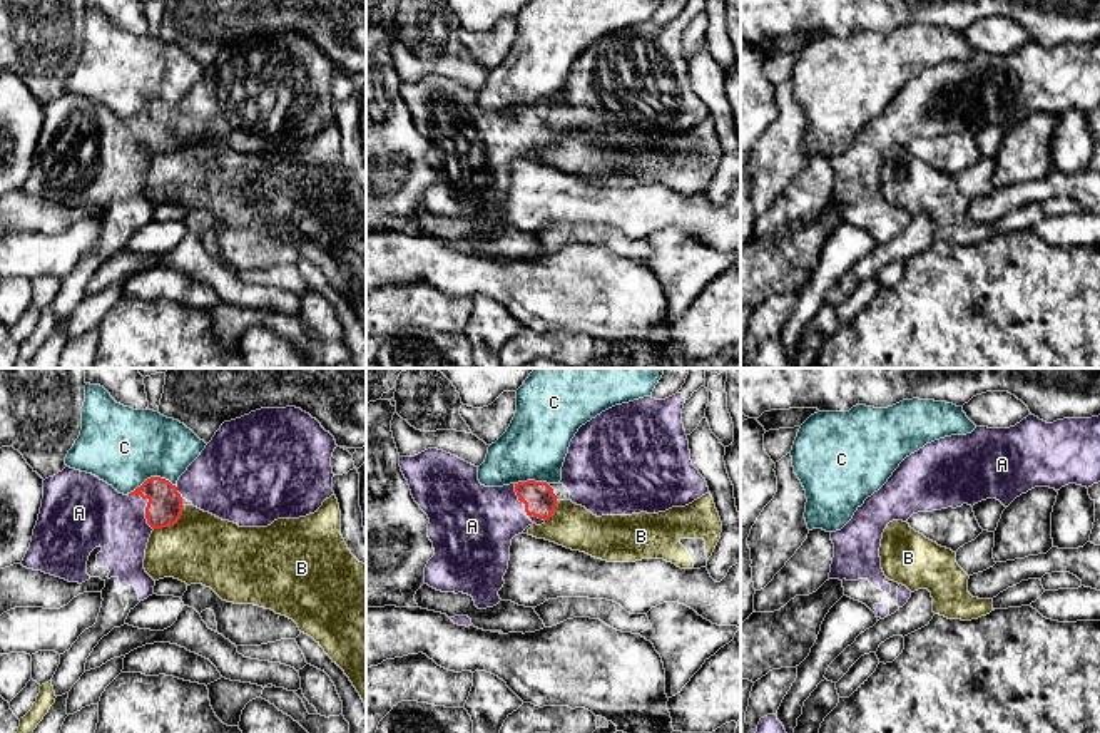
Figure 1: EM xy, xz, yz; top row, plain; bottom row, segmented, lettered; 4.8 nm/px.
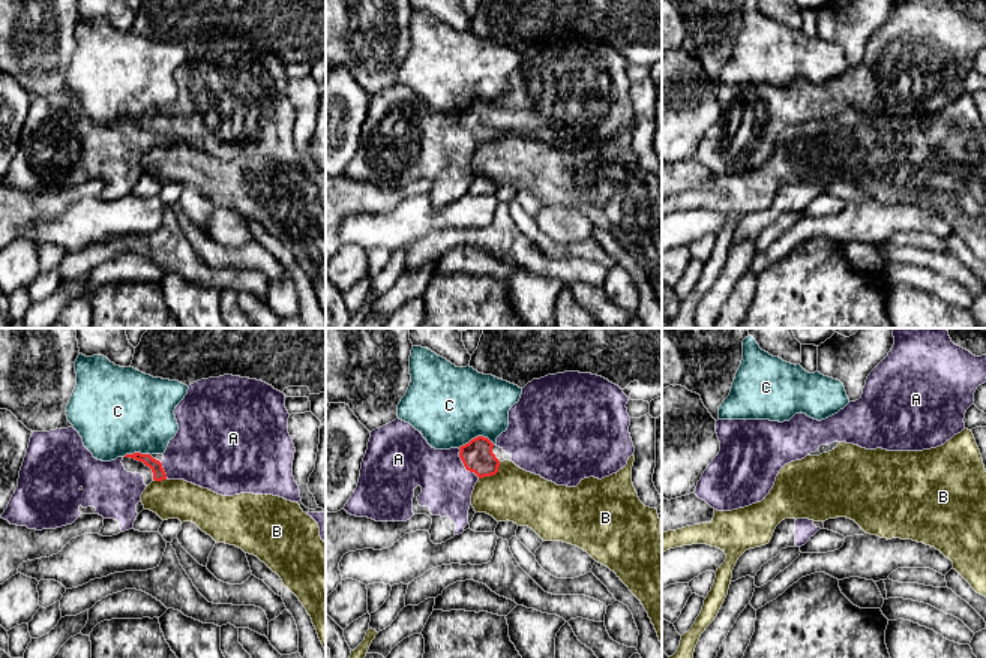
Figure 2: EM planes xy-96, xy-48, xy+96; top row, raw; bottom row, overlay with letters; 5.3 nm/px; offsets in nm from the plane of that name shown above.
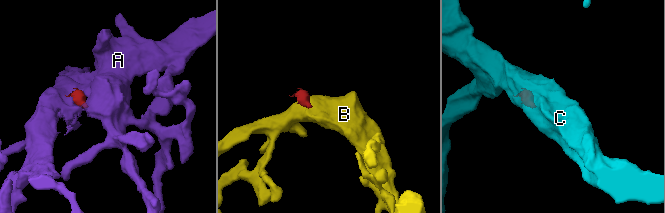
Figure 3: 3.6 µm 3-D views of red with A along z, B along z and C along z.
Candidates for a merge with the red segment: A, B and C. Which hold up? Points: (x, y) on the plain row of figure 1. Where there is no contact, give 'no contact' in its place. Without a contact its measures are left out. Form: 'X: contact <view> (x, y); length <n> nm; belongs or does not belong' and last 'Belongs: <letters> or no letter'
A: contact xy (147, 131); length 220 nm; belongs
B: contact xy (173, 149); length 190 nm; does not belong
C: contact xy (151, 102); length 220 nm; does not belong
Belongs: A

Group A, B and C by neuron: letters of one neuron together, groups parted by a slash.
A / B / C

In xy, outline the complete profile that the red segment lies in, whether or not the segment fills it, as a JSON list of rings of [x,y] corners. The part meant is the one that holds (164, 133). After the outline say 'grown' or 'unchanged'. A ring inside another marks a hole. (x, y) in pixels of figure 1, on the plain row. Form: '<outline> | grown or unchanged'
[[[261,33],[224,47],[176,110],[150,102],[124,120],[99,102],[70,92],[45,104],[38,146],[20,189],[69,208],[82,209],[90,202],[105,208],[97,248],[60,279],[52,303],[55,321],[72,315],[99,266],[124,251],[129,238],[154,219],[155,206],[144,194],[147,167],[154,154],[177,149],[184,124],[239,152],[267,152],[278,144],[306,142],[334,120],[331,82],[336,72],[334,62],[301,33]]] | grown

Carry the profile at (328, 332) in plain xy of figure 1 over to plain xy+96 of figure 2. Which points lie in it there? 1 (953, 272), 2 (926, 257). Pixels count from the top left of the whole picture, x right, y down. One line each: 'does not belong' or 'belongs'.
1: belongs
2: belongs

